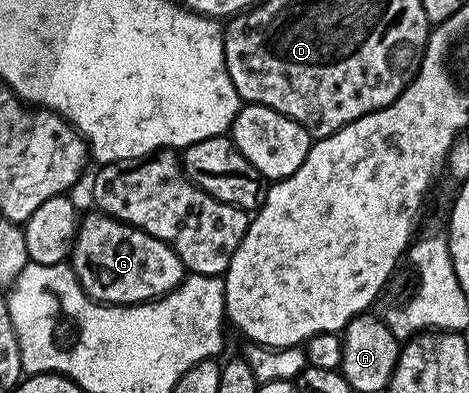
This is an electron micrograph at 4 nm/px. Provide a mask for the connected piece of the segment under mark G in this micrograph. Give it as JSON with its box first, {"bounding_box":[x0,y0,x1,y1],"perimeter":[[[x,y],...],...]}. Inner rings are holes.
{"bounding_box":[70,212,186,306],"perimeter":[[[99,212],[79,219],[70,265],[93,302],[113,306],[152,302],[171,293],[186,277],[182,260],[165,242]]]}

